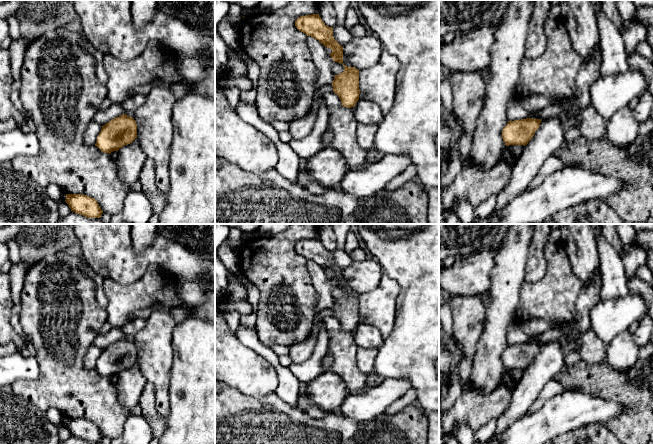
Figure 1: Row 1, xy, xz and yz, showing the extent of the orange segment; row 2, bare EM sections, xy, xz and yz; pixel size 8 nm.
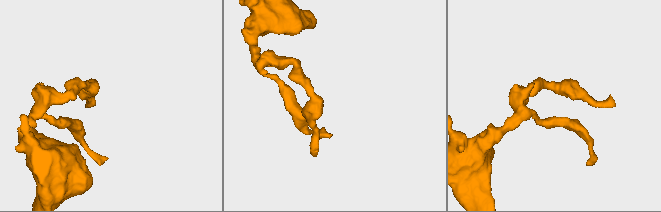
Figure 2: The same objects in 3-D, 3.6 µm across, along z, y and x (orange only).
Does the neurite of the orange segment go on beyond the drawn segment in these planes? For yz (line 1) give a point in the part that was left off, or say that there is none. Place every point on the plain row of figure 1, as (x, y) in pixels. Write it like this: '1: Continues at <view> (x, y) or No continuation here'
1: No continuation here

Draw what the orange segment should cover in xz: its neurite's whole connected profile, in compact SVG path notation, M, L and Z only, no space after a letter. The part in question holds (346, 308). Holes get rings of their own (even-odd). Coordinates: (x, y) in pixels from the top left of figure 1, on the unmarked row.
M319 238L300 240L295 245L296 252L318 264L332 274L333 285L341 287L344 295L335 299L332 306L333 316L340 322L342 330L352 332L359 324L359 294L343 287L343 271L334 263L333 252L327 250Z

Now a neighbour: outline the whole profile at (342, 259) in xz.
M339 248L333 251L333 261L342 271L350 267L354 262L348 253Z

